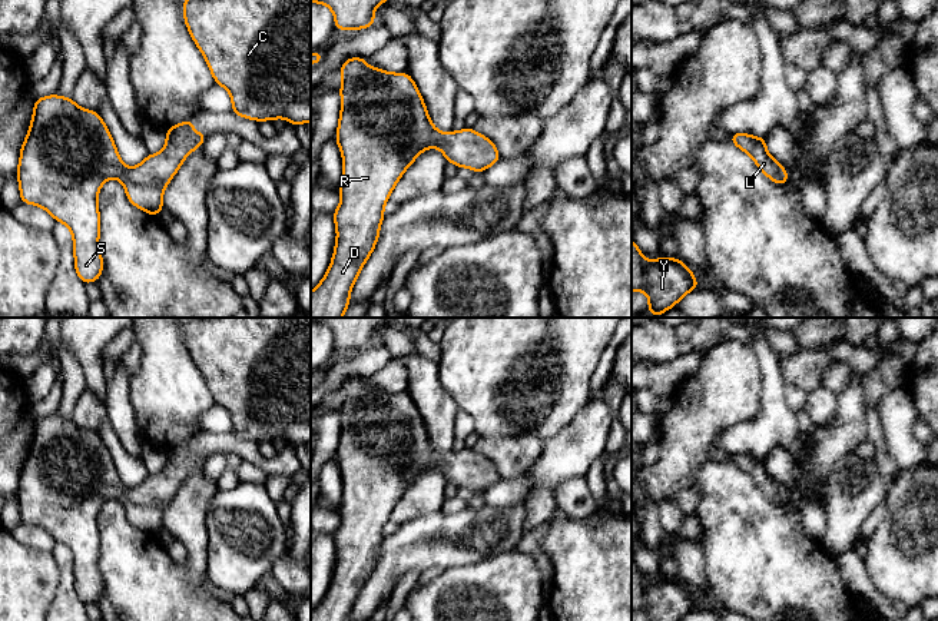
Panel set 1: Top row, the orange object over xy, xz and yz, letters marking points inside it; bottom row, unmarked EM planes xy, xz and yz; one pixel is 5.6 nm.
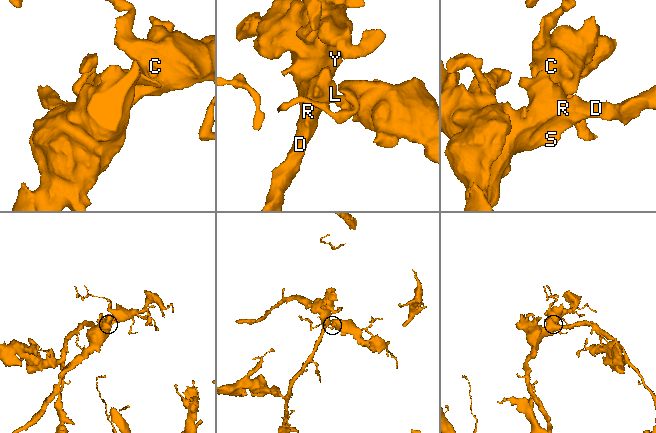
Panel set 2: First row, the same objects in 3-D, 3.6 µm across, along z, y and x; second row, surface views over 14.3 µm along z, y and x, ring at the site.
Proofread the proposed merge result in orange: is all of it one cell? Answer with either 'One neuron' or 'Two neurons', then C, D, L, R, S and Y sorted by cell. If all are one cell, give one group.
One neuron. Groups: C D L R S Y

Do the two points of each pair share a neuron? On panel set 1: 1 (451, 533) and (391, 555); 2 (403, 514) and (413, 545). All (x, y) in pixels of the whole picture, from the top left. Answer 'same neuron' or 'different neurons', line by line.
1: same neuron
2: different neurons

